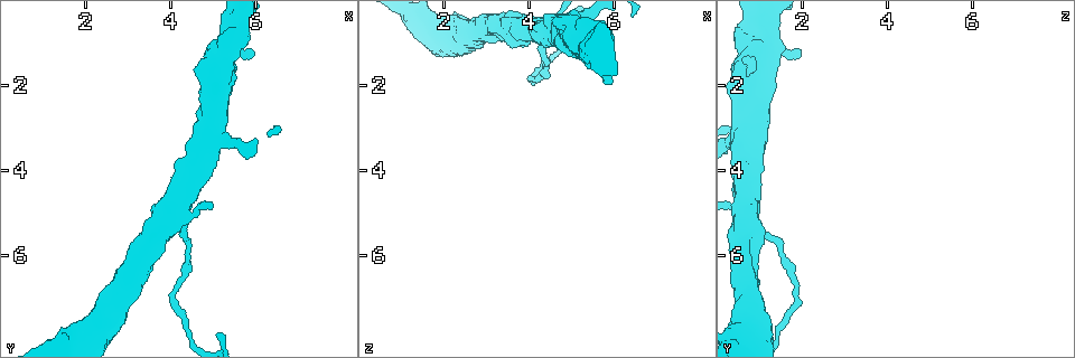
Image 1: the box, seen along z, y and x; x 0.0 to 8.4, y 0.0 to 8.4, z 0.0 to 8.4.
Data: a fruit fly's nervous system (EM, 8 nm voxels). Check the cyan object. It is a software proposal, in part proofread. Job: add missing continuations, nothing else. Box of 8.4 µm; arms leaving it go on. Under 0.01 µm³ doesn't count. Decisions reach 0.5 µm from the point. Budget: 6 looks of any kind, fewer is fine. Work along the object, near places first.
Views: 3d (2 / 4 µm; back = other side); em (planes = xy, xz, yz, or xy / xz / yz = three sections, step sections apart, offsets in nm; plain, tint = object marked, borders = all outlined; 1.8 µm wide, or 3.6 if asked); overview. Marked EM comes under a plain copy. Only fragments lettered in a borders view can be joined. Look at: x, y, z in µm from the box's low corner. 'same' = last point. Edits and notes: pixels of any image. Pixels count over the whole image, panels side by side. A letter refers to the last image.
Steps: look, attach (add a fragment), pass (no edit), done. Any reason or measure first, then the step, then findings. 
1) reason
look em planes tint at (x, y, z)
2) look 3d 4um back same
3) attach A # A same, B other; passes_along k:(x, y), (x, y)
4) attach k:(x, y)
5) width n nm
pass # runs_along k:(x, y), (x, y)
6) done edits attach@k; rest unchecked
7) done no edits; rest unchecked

calibre changes
look 3d 4um at (2.10, 7.90, 1.20)

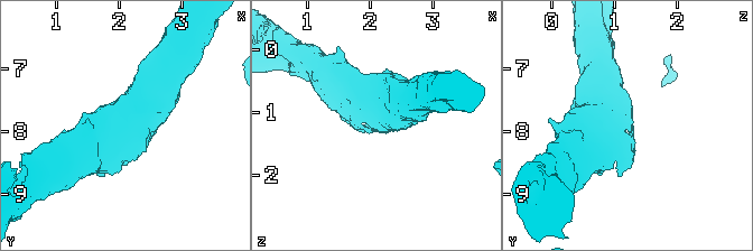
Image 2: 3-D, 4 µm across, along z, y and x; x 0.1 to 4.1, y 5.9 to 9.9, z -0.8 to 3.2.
arm_widths 500, 600 nm
look em 3.6um yz step 8 tint at (2.10, 7.85, 1.15)

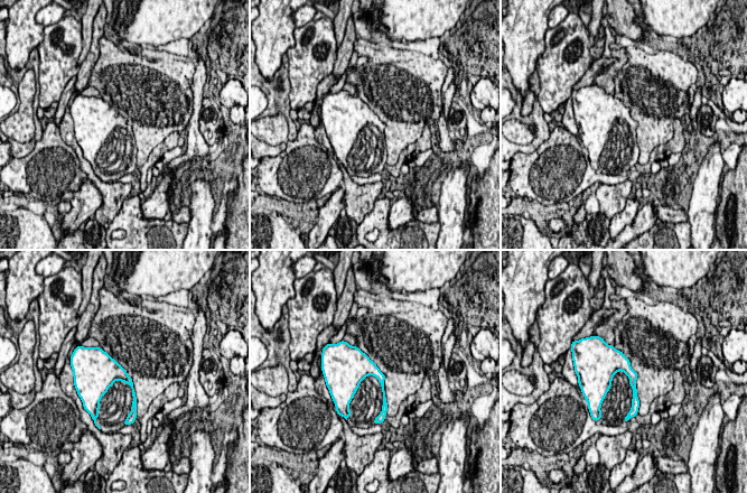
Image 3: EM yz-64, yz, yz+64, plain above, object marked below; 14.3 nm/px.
cut it another way
look em 3.6um planes borders same

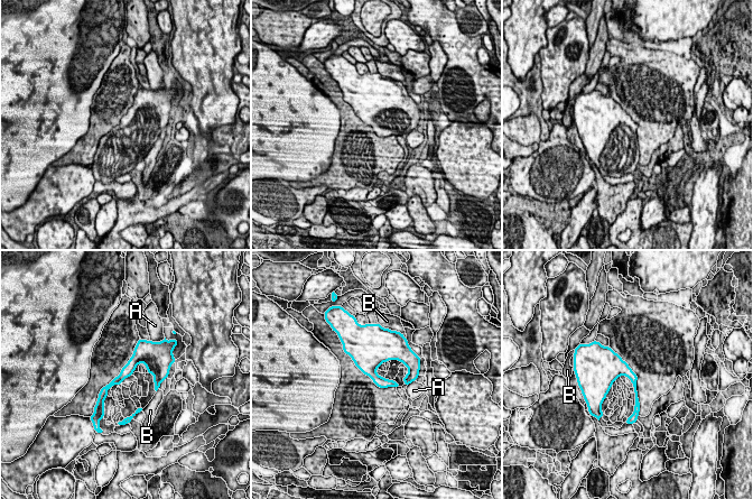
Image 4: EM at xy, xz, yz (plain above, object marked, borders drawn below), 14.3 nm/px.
width 160 nm
pass # A other, B other; runs_along 4:(158, 375), (137, 360), (101, 396); none of them fits

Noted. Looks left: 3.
sudden change in width
look em planes borders at (5.10, 2.25, 0.80)

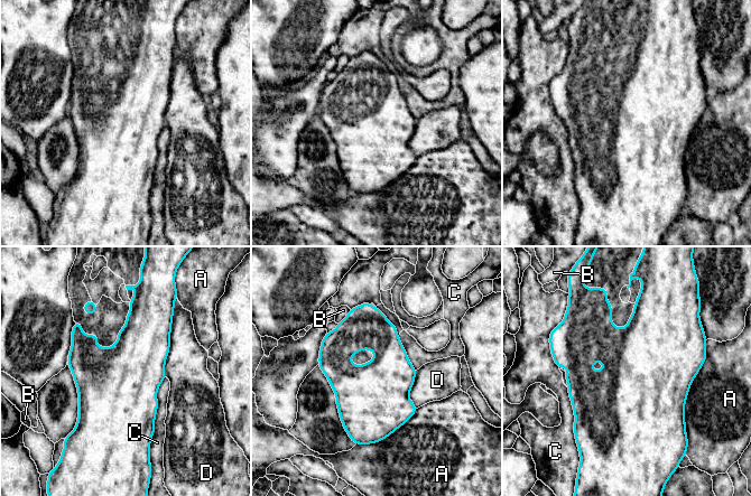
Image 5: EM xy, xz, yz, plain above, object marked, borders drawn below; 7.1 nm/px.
pass # A other, B other, C other, D other; border 5:(166, 377), (157, 391), (149, 446); no lettered fragment goes on from it

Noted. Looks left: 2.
done no edits; rest unchecked

